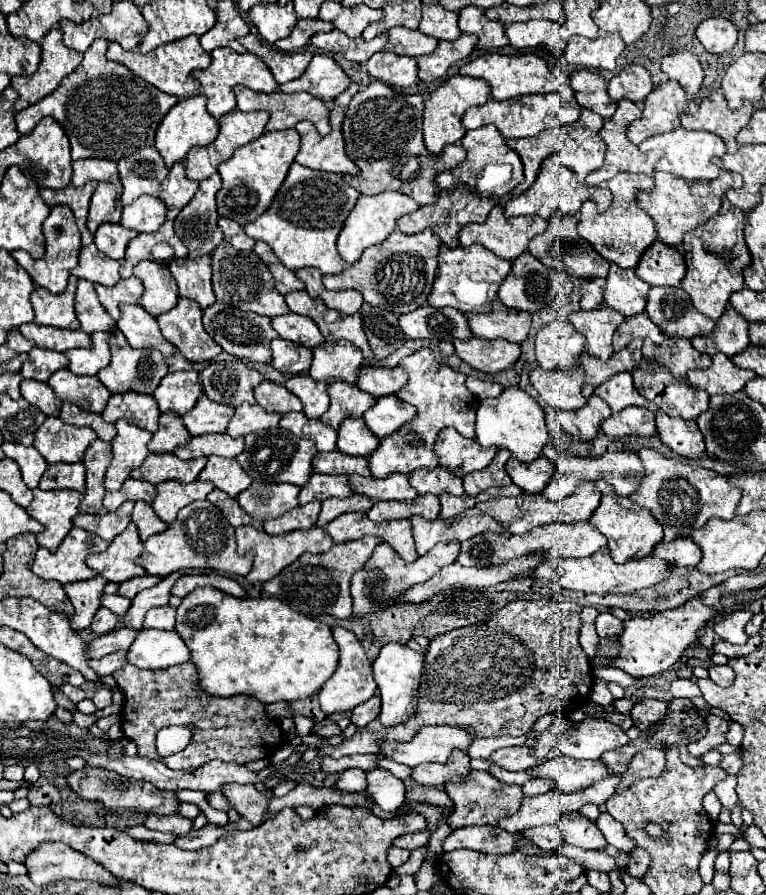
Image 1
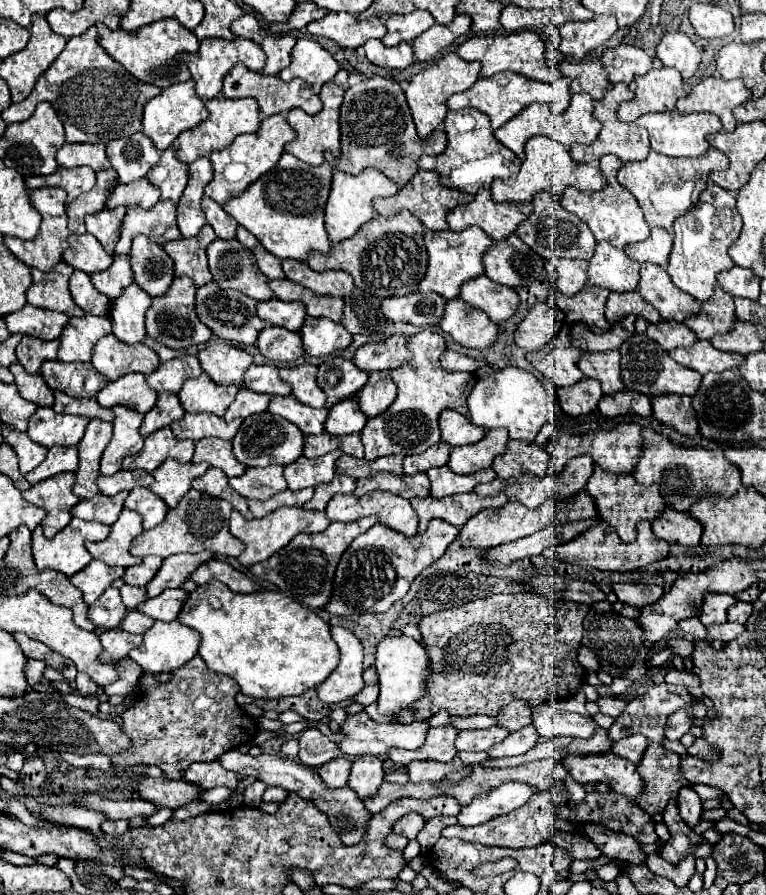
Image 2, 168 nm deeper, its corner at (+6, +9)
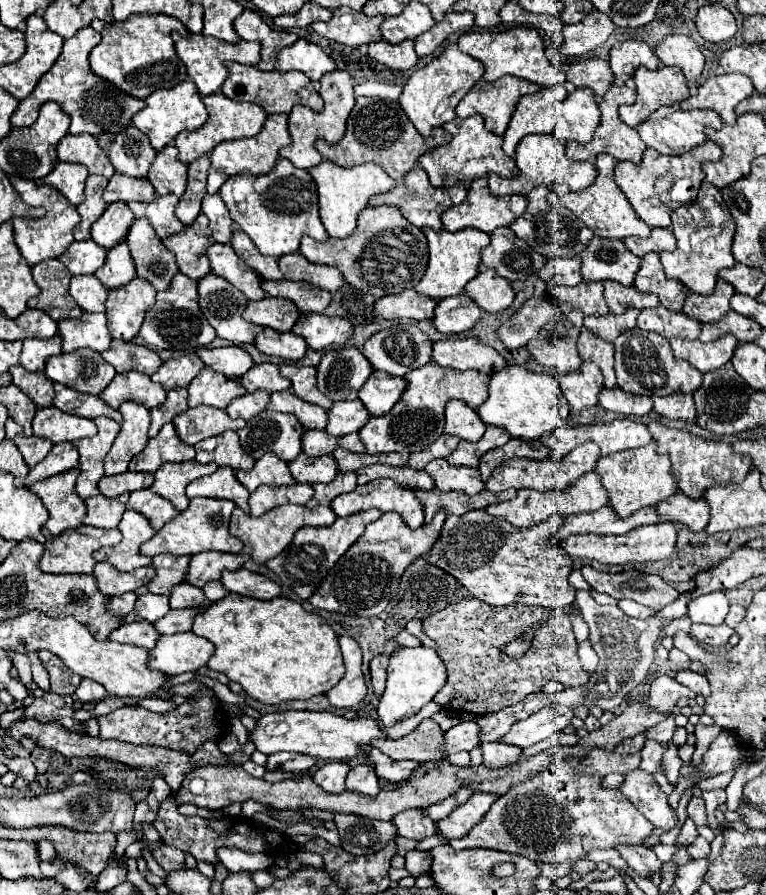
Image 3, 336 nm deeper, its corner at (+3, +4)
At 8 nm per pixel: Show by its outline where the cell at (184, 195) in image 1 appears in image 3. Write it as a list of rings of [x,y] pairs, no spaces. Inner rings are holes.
[[[167,144],[161,152],[157,152],[147,180],[153,184],[159,196],[175,194],[177,198],[181,198],[187,186],[187,164],[179,162],[177,148],[173,144]]]

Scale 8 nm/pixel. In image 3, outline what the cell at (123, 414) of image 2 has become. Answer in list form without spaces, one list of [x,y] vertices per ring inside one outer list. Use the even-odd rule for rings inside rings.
[[[123,402],[119,412],[123,414],[123,422],[121,422],[121,430],[109,450],[109,454],[105,456],[105,474],[113,476],[113,474],[121,474],[127,472],[127,464],[131,462],[131,458],[135,454],[139,454],[149,436],[147,436],[147,428],[149,428],[149,410],[137,402]]]

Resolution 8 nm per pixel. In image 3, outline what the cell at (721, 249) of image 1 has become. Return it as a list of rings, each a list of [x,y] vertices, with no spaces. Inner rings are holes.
[[[703,182],[695,202],[677,208],[671,214],[671,220],[673,220],[671,224],[673,234],[677,238],[677,248],[673,252],[661,254],[661,262],[667,278],[675,278],[677,282],[683,282],[695,294],[703,294],[703,296],[711,294],[719,270],[735,266],[735,258],[731,254],[735,220],[731,218],[719,188],[711,186],[709,182]]]

